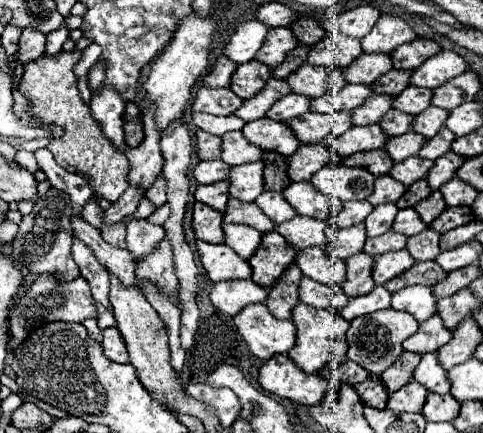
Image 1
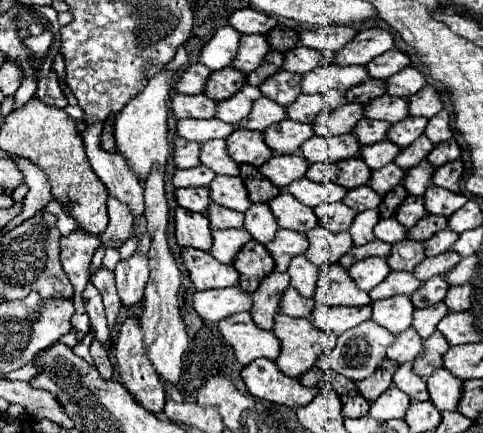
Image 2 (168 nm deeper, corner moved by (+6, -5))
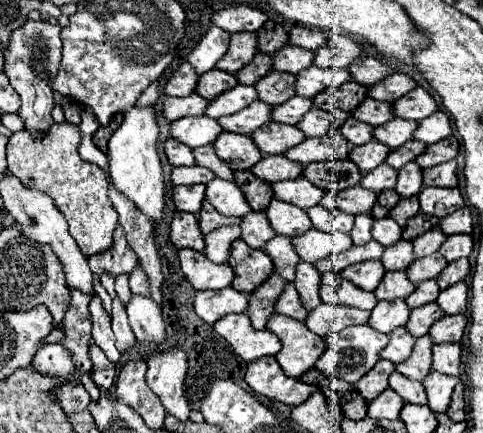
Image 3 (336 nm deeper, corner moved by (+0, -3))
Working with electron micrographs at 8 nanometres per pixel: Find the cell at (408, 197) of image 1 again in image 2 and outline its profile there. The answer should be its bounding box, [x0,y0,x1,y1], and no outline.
[378,185,408,217]

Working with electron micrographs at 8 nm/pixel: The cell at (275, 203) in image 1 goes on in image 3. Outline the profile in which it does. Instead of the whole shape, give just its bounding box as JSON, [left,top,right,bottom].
[240,211,276,249]

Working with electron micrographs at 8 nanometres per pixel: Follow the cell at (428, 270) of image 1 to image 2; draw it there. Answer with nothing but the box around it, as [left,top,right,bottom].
[370,273,422,301]

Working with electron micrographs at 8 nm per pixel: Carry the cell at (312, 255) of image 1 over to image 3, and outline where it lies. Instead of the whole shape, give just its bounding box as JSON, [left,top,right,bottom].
[294,263,320,311]

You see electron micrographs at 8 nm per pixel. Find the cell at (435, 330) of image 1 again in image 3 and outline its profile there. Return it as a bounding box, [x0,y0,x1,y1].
[380,327,414,365]

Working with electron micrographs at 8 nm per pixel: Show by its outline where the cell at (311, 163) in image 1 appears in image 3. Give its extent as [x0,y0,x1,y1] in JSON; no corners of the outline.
[250,155,302,183]

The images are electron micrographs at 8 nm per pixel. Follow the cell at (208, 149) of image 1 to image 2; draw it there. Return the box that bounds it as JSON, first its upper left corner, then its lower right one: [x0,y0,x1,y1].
[174,137,200,169]

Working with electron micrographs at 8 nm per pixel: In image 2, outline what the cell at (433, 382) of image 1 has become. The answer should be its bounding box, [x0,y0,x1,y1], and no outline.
[394,363,430,401]

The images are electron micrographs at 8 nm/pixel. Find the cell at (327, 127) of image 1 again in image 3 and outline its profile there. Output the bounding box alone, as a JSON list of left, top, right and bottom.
[250,123,304,155]

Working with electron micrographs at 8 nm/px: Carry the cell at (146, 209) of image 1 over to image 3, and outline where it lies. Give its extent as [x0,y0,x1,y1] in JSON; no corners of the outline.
[93,275,112,317]

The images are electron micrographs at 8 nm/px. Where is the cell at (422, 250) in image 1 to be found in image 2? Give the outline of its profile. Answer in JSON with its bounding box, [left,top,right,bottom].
[388,239,426,271]

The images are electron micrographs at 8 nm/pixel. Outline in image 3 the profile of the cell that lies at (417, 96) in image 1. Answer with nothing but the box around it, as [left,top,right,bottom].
[352,97,392,127]

